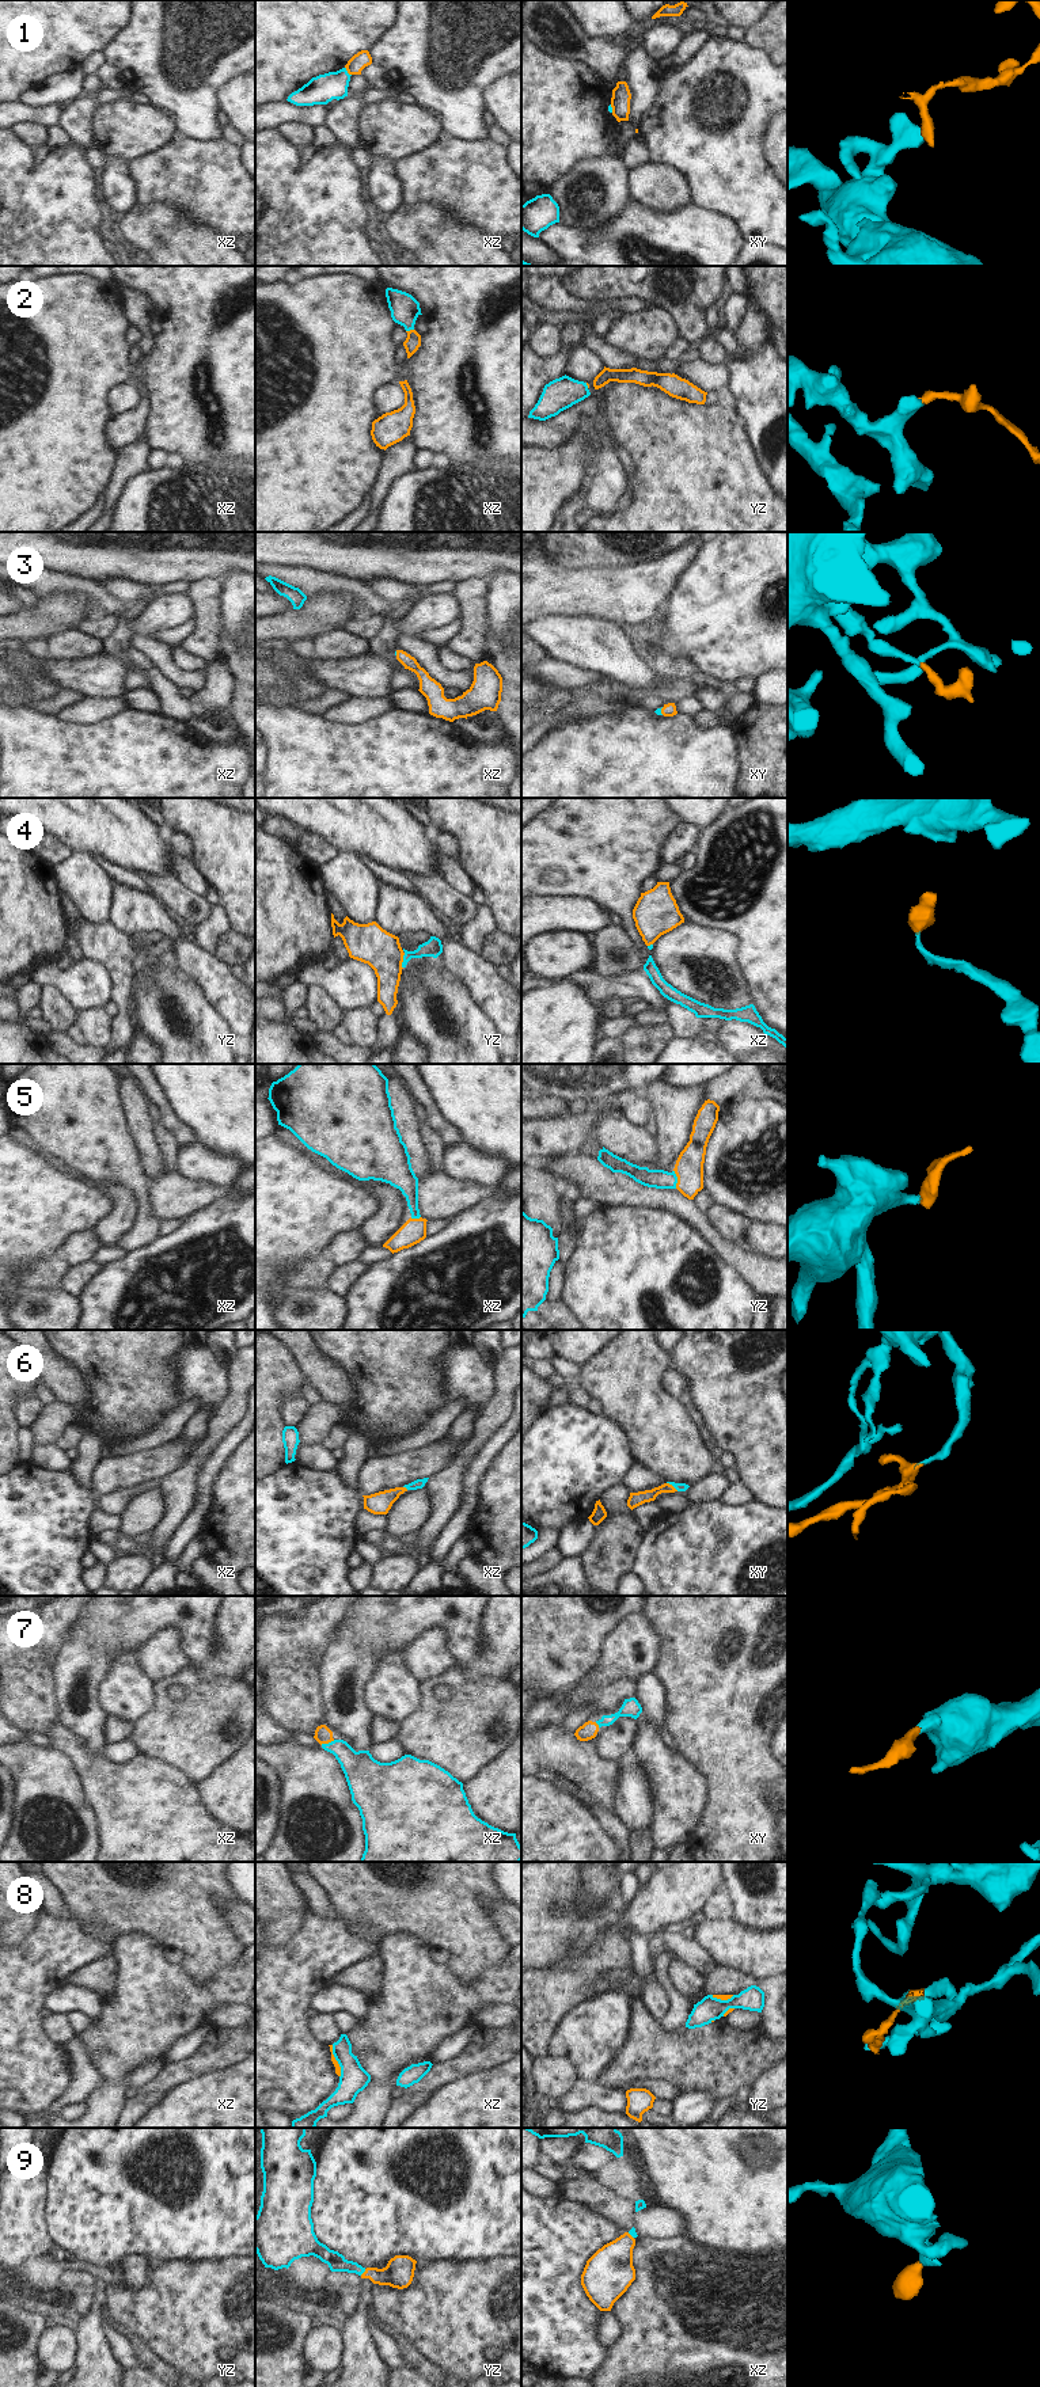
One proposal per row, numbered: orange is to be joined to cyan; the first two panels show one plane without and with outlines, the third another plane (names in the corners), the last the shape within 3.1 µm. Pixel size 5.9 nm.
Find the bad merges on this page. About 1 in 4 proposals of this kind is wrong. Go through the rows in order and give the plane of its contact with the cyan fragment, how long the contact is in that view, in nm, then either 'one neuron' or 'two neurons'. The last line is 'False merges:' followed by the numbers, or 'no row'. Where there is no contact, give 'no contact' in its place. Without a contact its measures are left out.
1: contact in xz; length 70 nm; two neurons
2: contact in xz; length 50 nm; one neuron
3: contact in xy; length 50 nm; one neuron
4: contact in yz; length 100 nm; one neuron
5: contact in yz; length 110 nm; one neuron
6: contact in xy; length 90 nm; one neuron
7: contact in xz; length 90 nm; one neuron
8: contact in xz; length 200 nm; one neuron
9: contact in yz; length 50 nm; one neuron
False merges: 1

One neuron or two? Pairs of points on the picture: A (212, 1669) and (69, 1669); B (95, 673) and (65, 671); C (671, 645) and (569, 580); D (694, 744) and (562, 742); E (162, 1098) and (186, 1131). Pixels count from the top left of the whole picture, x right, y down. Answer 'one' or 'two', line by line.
A: two
B: one
C: two
D: one
E: one

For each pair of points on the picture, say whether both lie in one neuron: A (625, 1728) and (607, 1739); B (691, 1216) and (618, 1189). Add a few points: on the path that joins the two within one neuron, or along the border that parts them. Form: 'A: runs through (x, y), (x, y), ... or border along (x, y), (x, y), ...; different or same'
A: runs through (622, 1733), (613, 1739); same
B: runs through (674, 1198), (636, 1193); same

